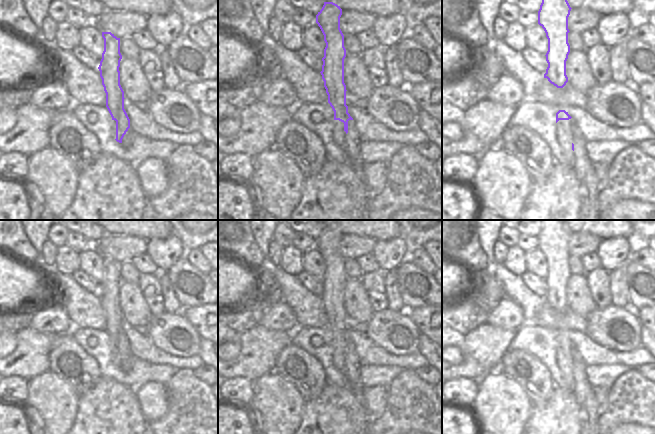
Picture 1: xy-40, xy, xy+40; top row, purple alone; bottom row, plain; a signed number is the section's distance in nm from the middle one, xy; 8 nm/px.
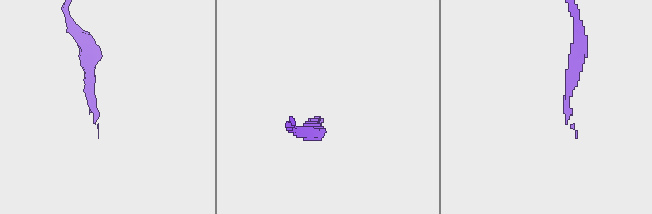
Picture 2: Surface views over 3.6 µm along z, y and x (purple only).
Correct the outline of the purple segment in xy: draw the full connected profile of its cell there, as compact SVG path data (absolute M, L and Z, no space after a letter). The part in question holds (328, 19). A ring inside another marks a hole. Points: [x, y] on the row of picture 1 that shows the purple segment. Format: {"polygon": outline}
{"polygon": "M324 2L322 9L316 15L316 23L320 27L326 43L320 73L328 95L328 103L334 111L332 137L336 144L346 151L348 121L353 120L353 118L348 113L348 106L346 105L347 90L344 83L346 49L344 47L344 35L340 29L341 15L340 6L333 2Z"}

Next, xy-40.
{"polygon": "M102 32L104 51L98 67L106 93L106 107L112 117L112 137L119 143L128 129L130 119L124 109L124 91L120 85L120 38L111 32Z"}

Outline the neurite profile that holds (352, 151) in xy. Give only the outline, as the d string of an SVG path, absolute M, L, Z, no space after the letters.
M354 120L348 121L348 133L346 134L346 155L350 159L352 168L362 175L364 163L360 159L360 137L356 131Z

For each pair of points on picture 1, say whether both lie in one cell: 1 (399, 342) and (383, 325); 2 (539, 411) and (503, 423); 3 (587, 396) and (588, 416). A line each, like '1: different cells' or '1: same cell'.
1: same cell
2: different cells
3: same cell

